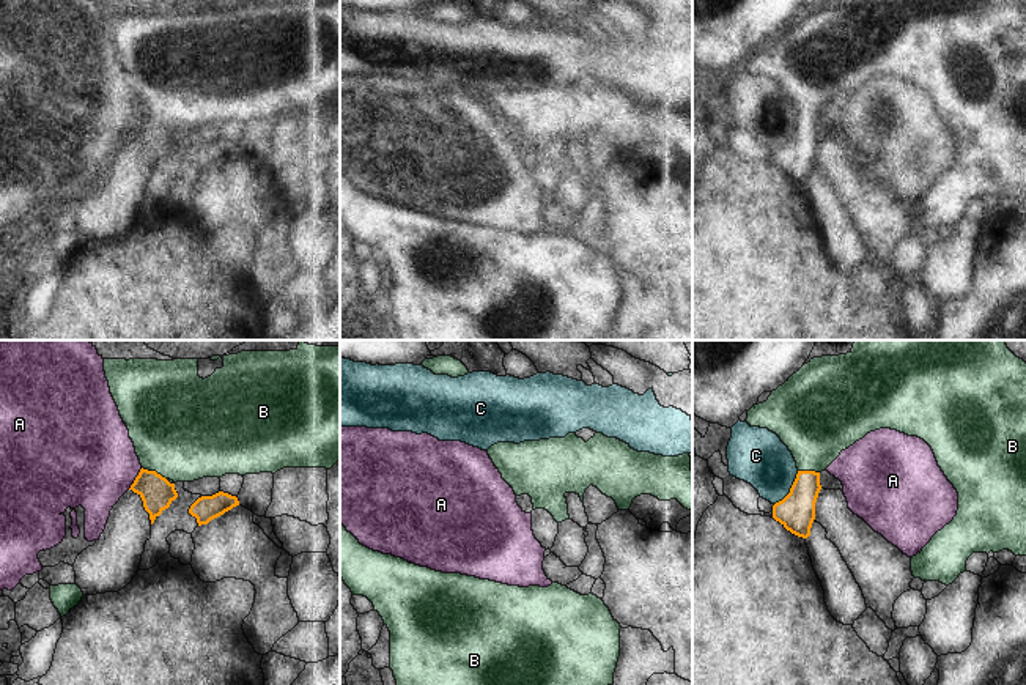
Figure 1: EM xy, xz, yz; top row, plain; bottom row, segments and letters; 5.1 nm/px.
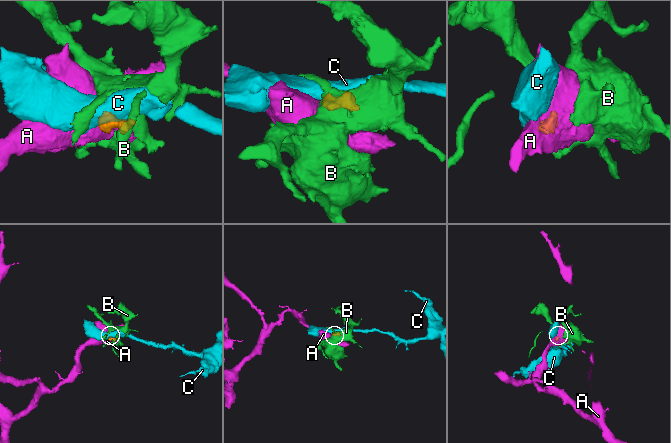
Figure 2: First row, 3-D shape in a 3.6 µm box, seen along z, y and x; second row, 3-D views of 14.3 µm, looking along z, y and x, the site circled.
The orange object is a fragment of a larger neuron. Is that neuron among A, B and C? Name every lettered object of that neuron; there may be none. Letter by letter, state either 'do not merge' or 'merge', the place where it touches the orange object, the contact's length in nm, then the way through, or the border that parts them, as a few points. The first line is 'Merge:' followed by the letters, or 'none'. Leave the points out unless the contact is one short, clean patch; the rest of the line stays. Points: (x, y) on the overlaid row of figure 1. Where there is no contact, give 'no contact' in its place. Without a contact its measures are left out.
Merge: B
A: do not merge | xy (136, 479) | 130 nm | along xy (142, 468), (128, 488)
B: merge | xy (155, 471) | 140 nm | across xy (156, 492), (155, 471), (169, 443), (181, 430)
C: do not merge | yz (790, 488) | 220 nm | along yz (798, 471), (790, 490), (775, 504)

